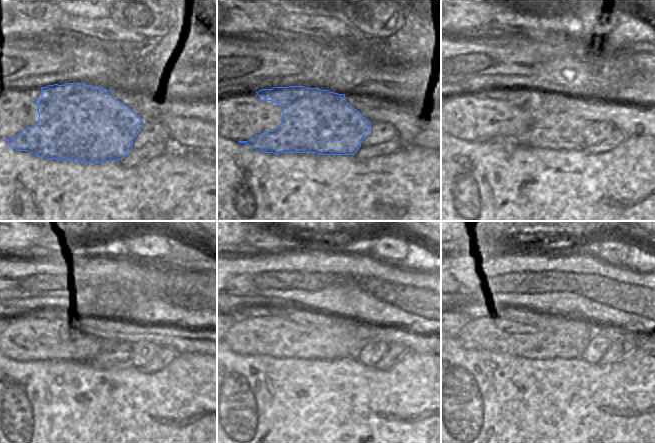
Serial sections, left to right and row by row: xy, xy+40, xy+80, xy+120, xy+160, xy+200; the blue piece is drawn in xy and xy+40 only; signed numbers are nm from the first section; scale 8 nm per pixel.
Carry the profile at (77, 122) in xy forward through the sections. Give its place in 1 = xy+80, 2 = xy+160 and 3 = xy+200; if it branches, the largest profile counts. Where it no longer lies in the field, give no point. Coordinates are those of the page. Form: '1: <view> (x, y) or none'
1: xy+80 (547, 130)
2: xy+160 (301, 316)
3: xy+200 (527, 316)

